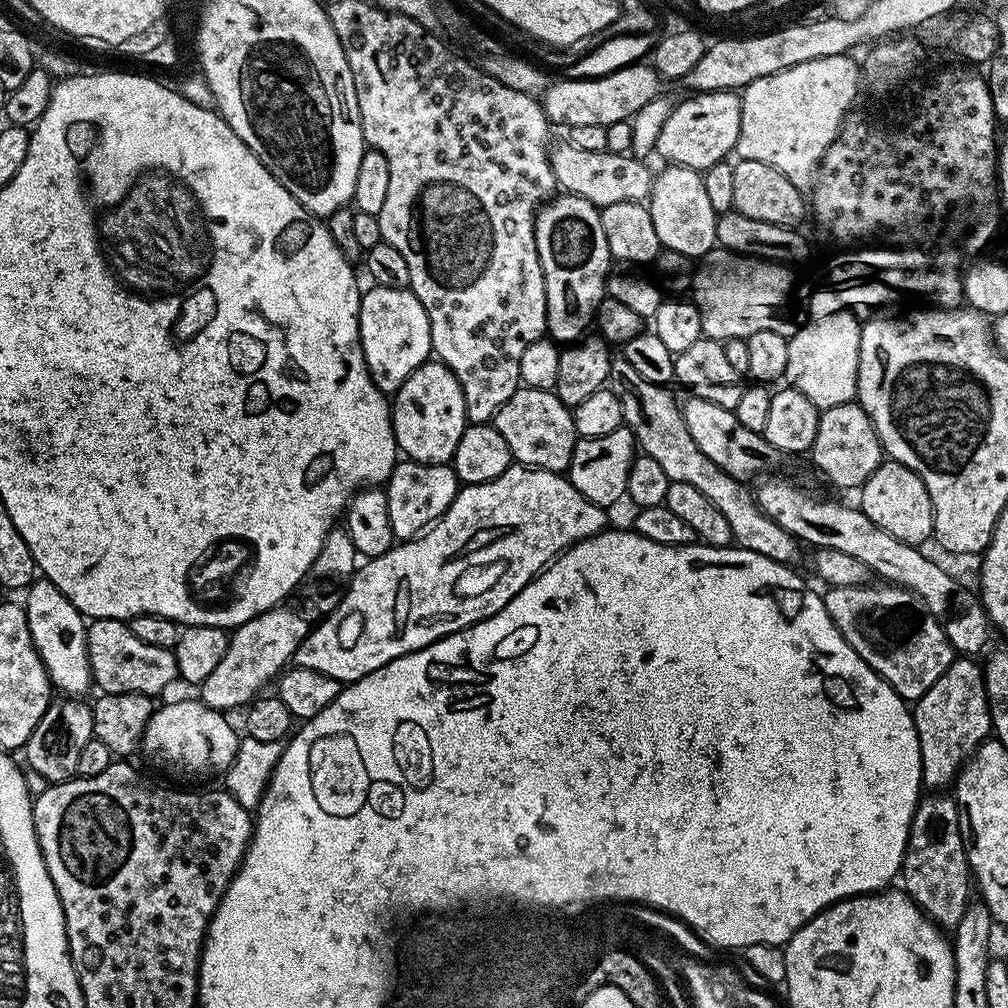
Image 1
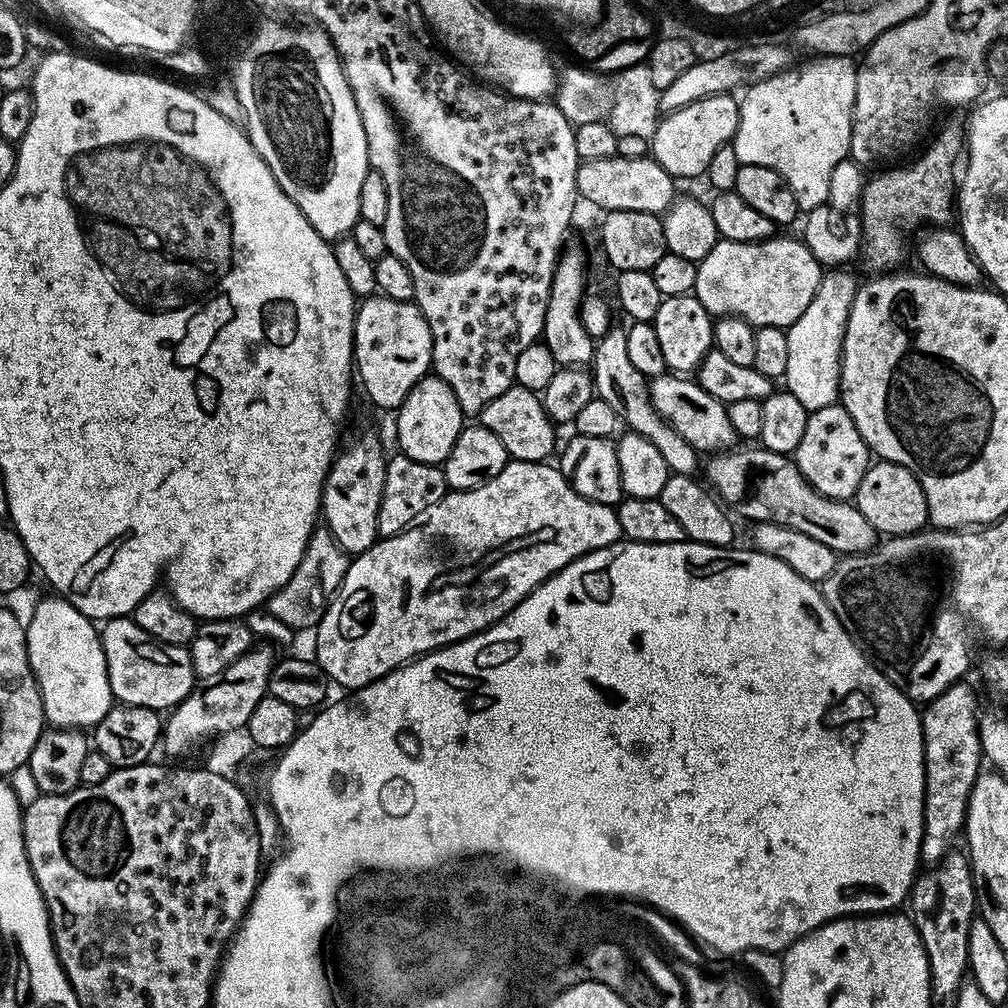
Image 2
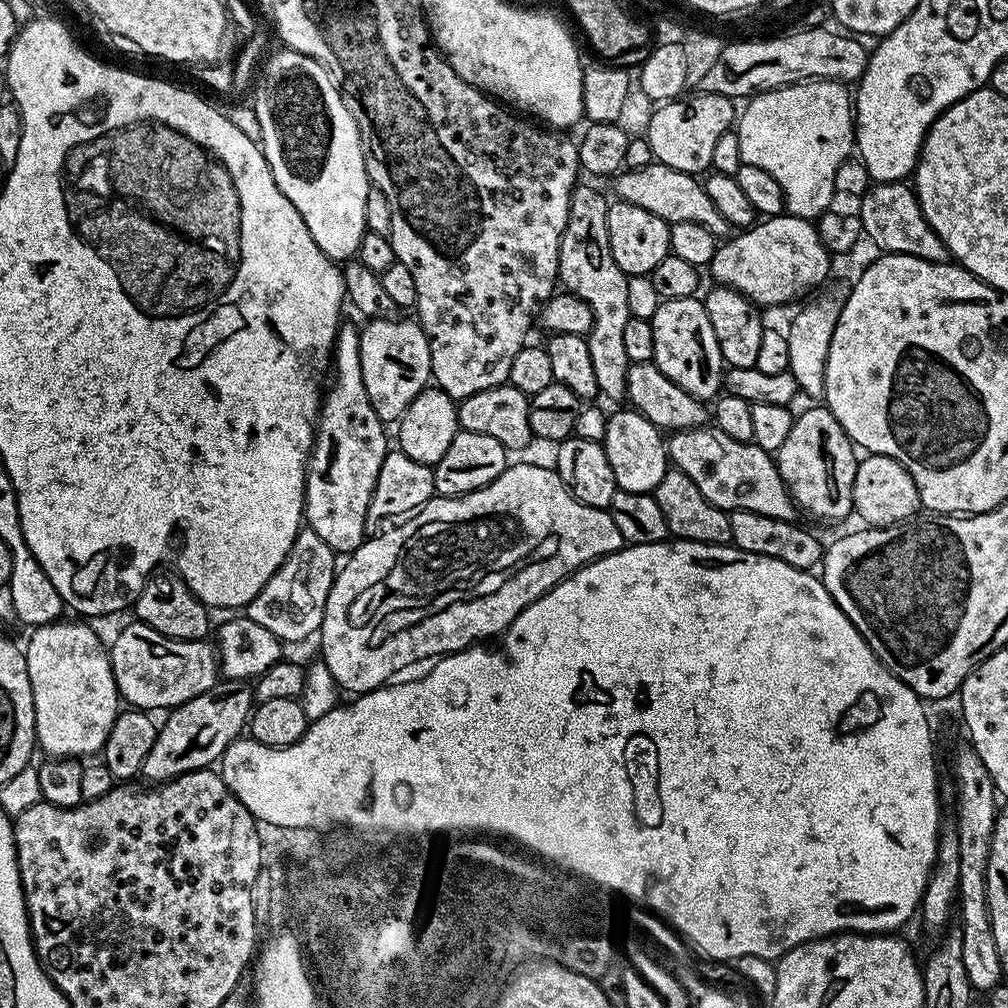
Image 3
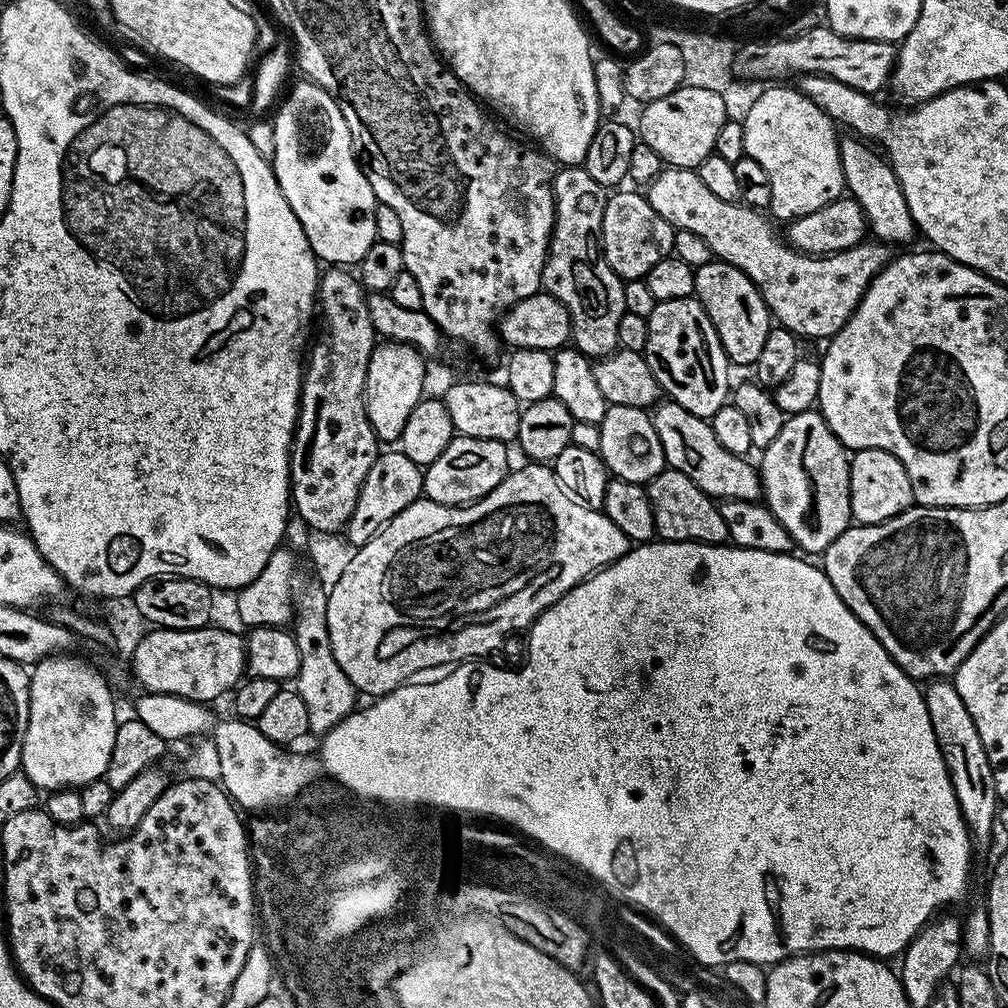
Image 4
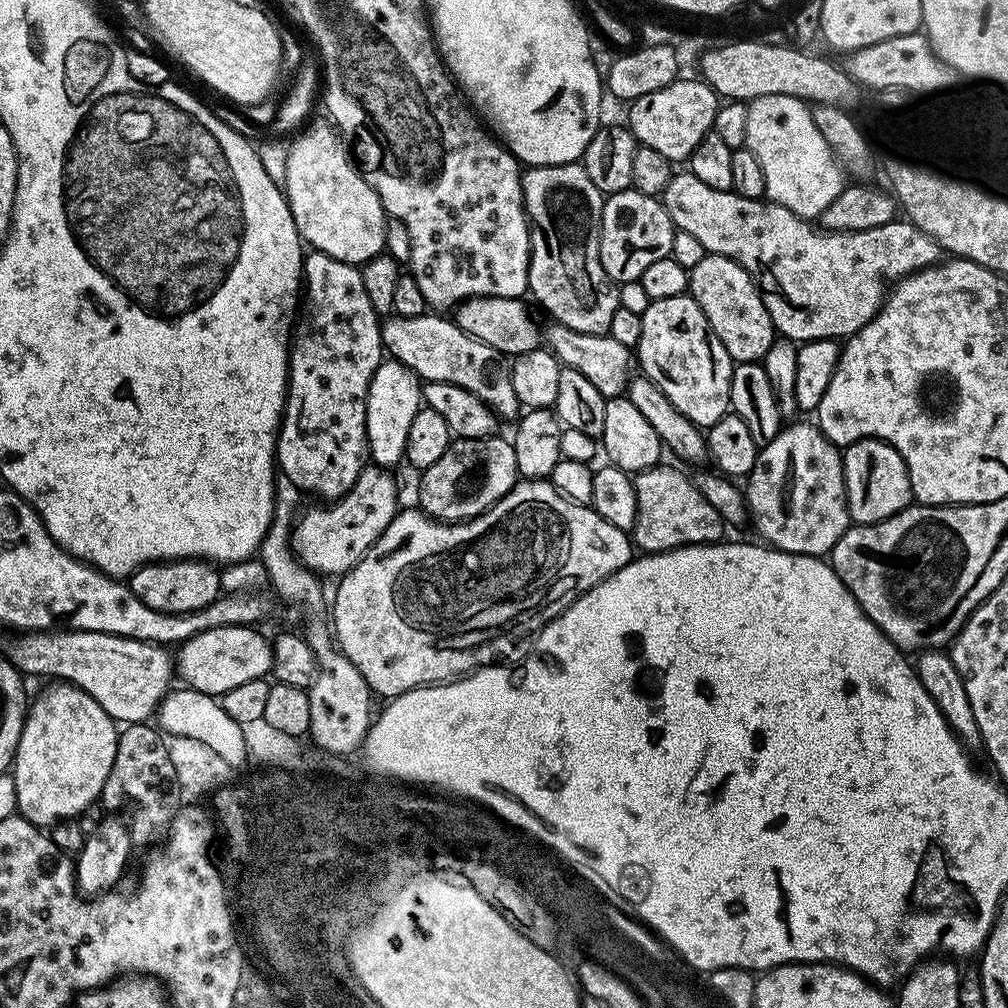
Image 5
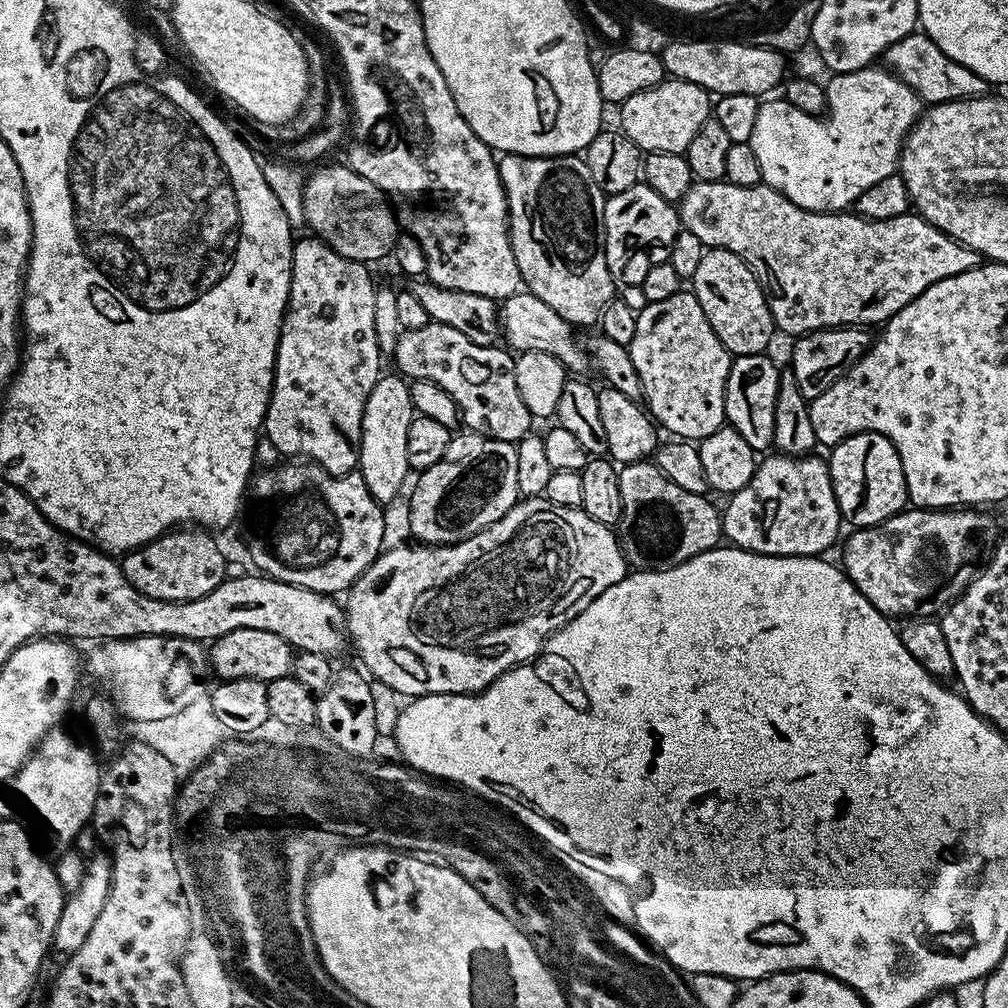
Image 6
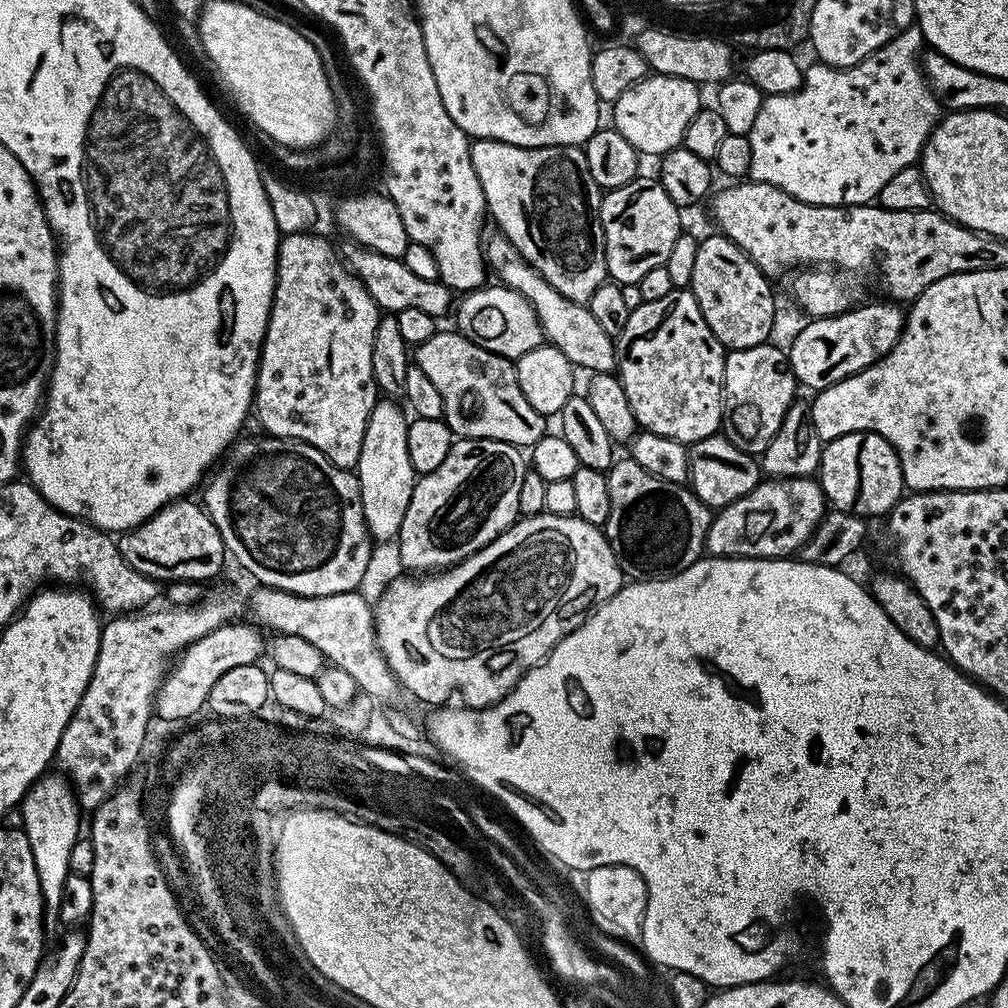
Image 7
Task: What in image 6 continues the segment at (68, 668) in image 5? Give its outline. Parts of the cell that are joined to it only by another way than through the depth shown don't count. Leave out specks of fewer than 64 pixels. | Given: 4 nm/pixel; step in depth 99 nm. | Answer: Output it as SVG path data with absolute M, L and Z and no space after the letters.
M132 636L129 640L106 640L95 645L96 648L89 654L88 660L86 656L86 672L93 676L98 683L104 684L103 691L107 693L113 704L116 705L116 711L121 717L125 716L125 721L149 722L157 721L158 718L173 717L180 710L186 709L186 706L192 702L197 702L198 699L205 695L204 679L210 676L210 656L206 651L205 645L198 640L187 640L186 638L178 638L177 636Z

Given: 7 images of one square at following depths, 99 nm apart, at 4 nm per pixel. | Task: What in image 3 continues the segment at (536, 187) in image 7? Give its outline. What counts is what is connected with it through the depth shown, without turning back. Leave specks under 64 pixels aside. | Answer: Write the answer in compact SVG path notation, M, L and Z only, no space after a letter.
M584 182L577 183L572 189L566 230L560 243L559 283L567 291L573 292L592 311L592 329L587 334L590 363L594 365L594 378L599 395L609 396L612 400L623 401L626 396L626 374L630 361L622 343L626 322L630 316L630 302L626 299L628 277L614 262L610 254L608 237L607 200L596 188Z

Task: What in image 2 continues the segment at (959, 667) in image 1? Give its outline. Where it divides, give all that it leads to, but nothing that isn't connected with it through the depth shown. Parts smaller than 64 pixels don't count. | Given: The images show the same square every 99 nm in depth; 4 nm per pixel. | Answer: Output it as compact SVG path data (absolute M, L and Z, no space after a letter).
M957 682L951 684L948 689L942 694L938 694L938 698L927 701L923 705L922 715L920 717L920 725L922 726L922 734L924 735L924 837L920 843L920 863L924 866L931 866L942 862L944 857L949 852L953 851L954 845L952 844L958 837L963 833L964 830L964 819L968 813L968 799L970 794L974 790L974 782L980 777L982 771L982 753L980 750L980 718L981 713L976 712L976 696L972 693L972 688L968 685L968 682Z

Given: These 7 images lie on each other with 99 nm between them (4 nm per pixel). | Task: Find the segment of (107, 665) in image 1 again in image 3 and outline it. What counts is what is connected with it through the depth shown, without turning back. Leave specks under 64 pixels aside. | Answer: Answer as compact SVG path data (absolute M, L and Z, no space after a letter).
M131 622L110 640L110 659L116 689L125 705L136 710L171 710L189 702L218 681L216 649L207 639L175 640L150 626Z

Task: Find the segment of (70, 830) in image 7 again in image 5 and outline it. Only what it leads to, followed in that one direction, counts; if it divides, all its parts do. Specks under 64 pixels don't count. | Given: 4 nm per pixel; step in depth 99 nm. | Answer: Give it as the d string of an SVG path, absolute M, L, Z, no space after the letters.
M52 682L49 684L52 685L50 685L33 704L31 701L30 707L27 709L24 718L24 729L22 730L20 741L16 747L16 759L13 760L10 765L10 774L14 778L14 790L18 790L18 802L16 803L17 813L27 818L32 824L39 824L41 826L55 826L59 824L61 820L76 818L81 812L86 811L88 807L95 805L97 801L101 799L101 792L106 778L112 769L112 764L116 760L116 750L118 747L117 721L112 720L106 714L106 710L102 710L102 706L98 706L98 702L94 702L94 698L90 698L90 694L86 694L86 690L82 690L78 686L67 682Z

